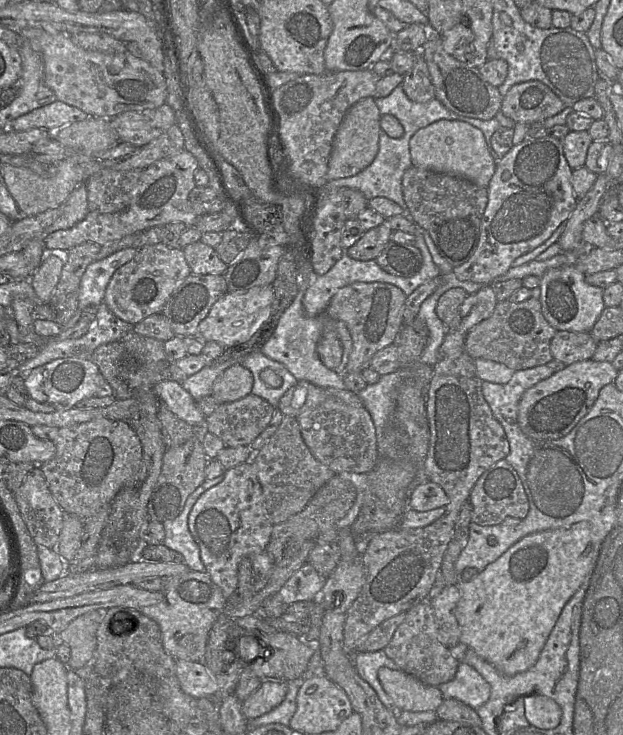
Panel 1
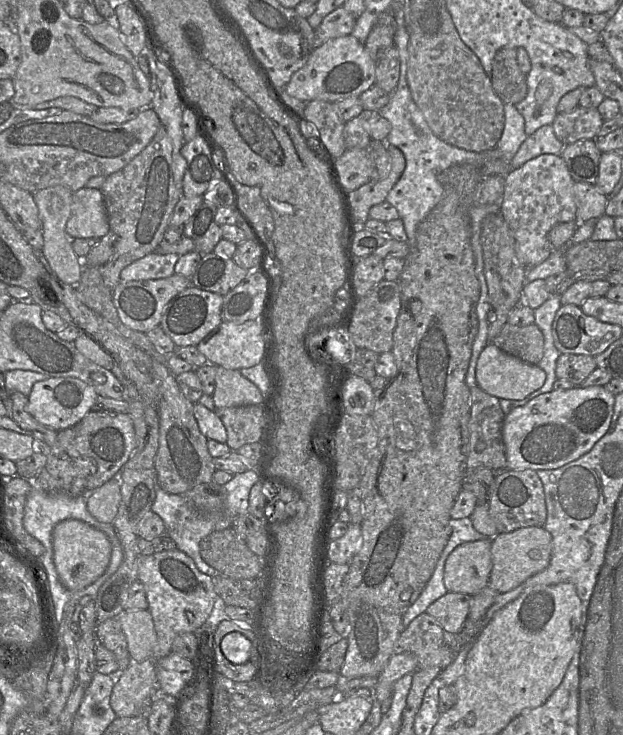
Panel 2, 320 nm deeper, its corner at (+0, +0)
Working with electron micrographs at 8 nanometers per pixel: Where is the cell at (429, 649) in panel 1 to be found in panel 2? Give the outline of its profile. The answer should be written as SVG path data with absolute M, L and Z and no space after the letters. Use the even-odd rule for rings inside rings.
M418 615L404 629L396 642L396 652L410 652L417 658L418 669L439 667L445 669L455 652L444 641L444 629L433 616Z

